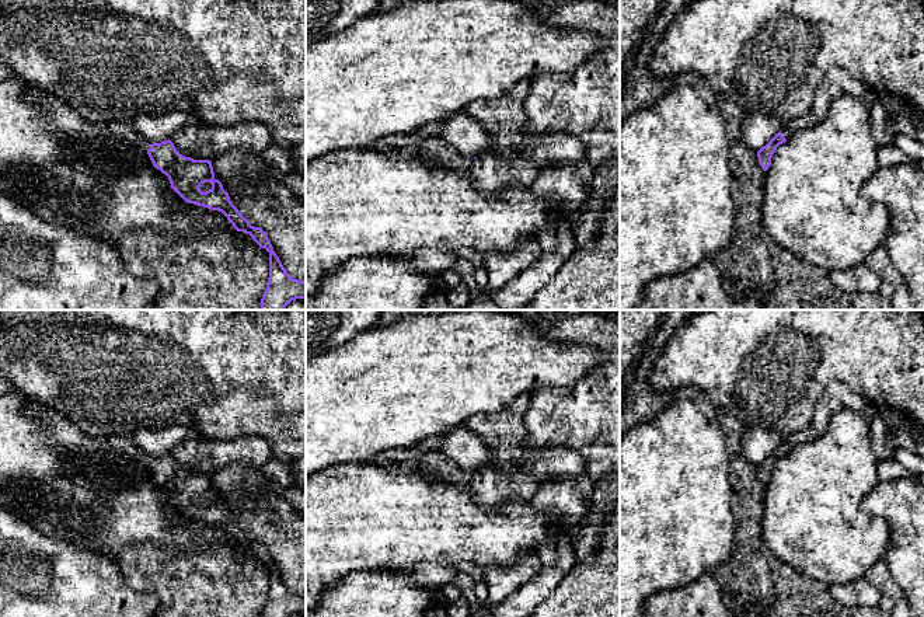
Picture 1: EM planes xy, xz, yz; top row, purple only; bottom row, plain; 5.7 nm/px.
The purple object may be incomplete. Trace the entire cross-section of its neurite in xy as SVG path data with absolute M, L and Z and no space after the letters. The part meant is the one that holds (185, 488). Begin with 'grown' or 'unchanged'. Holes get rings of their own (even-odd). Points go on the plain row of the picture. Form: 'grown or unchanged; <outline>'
grown; M109 436L107 442L118 453L146 466L153 480L168 491L171 502L185 516L222 526L237 545L250 548L269 567L269 592L261 617L290 617L306 613L306 596L289 590L268 548L261 541L251 540L231 517L222 496L215 492L212 475L179 468L170 453L161 457L144 454L128 436Z

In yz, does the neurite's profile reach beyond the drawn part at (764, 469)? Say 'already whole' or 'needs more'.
needs more

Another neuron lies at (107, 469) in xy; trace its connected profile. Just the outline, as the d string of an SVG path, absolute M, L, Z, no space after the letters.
M34 408L32 414L48 423L48 430L59 446L87 463L87 477L102 496L115 492L119 485L137 485L150 475L146 466L114 450L107 439L84 435L74 422L56 411Z

